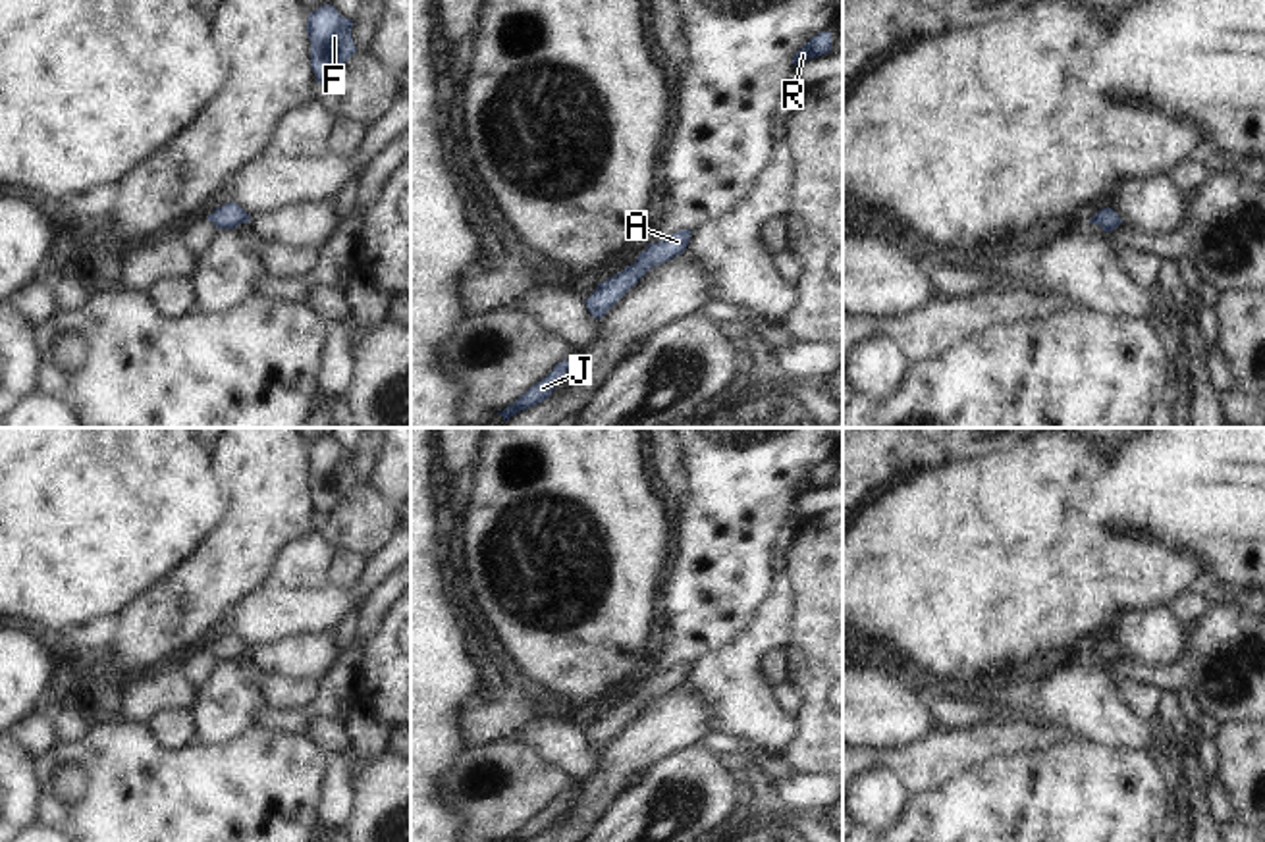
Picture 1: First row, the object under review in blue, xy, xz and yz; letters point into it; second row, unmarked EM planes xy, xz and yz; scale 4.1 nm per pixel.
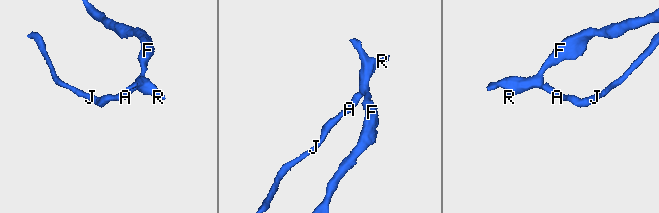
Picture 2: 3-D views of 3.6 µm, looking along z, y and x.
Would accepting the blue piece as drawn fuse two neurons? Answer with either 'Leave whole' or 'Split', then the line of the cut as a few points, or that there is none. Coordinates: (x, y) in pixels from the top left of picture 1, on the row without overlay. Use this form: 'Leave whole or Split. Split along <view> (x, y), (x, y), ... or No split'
Leave whole. No split.

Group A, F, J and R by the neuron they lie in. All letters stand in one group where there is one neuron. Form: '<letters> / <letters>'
A F J R

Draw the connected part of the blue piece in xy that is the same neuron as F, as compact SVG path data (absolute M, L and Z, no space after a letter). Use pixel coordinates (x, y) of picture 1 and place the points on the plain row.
M330 435L309 445L310 499L316 514L330 513L357 484L351 470L353 453L339 447Z

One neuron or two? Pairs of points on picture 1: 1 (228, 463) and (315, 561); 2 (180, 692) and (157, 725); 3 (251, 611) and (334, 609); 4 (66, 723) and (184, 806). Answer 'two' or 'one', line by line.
1: two
2: two
3: one
4: two

